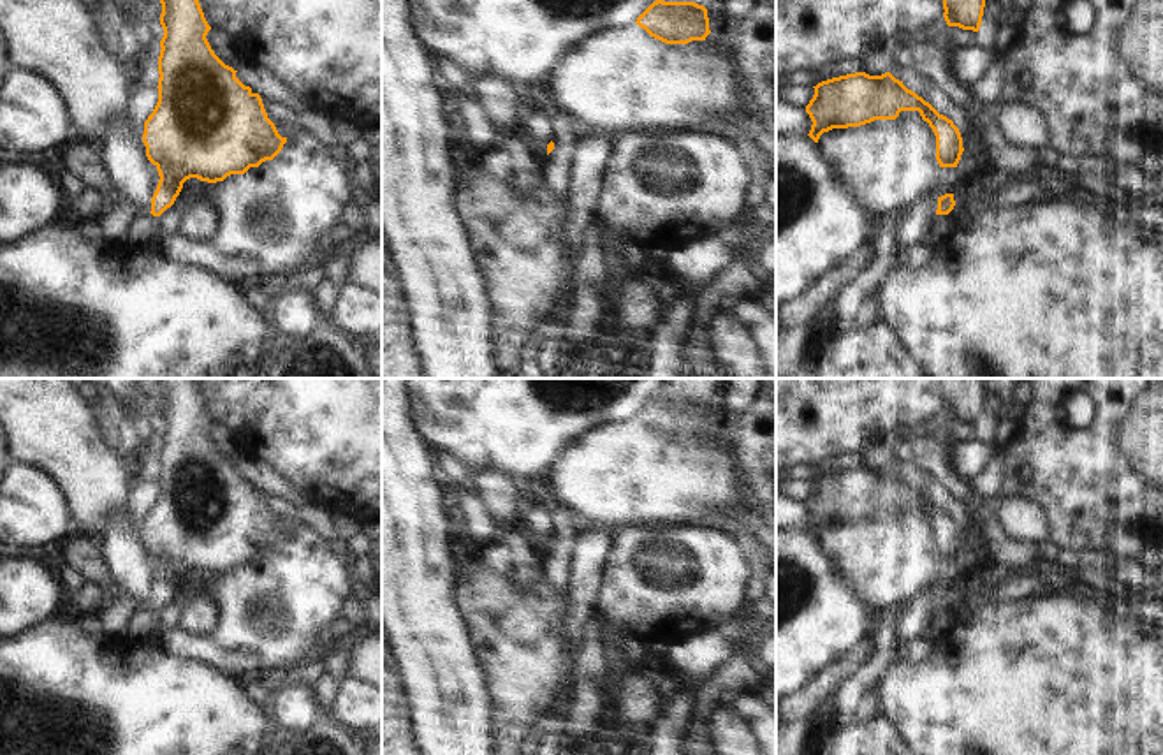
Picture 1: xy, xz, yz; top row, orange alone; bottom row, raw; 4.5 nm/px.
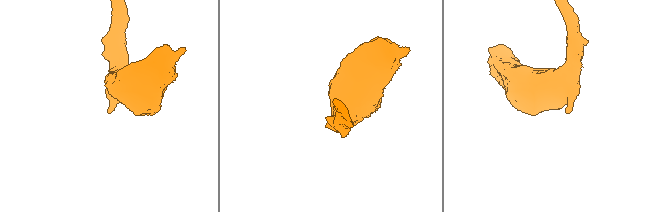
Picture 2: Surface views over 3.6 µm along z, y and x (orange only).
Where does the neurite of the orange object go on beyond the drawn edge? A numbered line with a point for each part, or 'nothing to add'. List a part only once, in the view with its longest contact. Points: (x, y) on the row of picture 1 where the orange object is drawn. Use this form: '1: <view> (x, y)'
nothing to add

